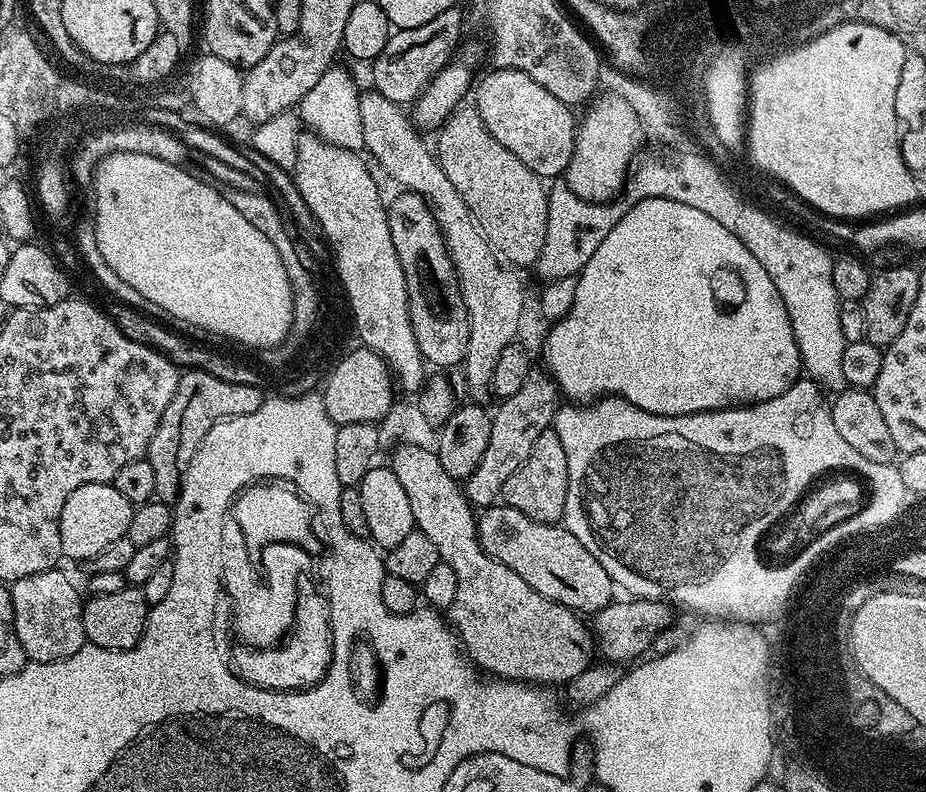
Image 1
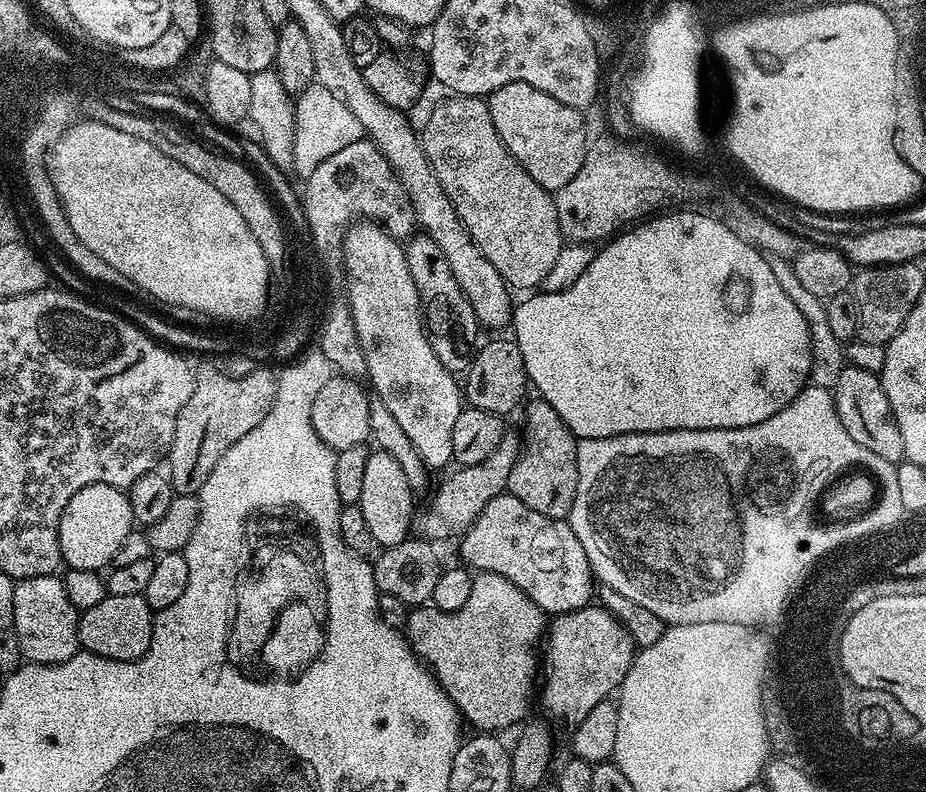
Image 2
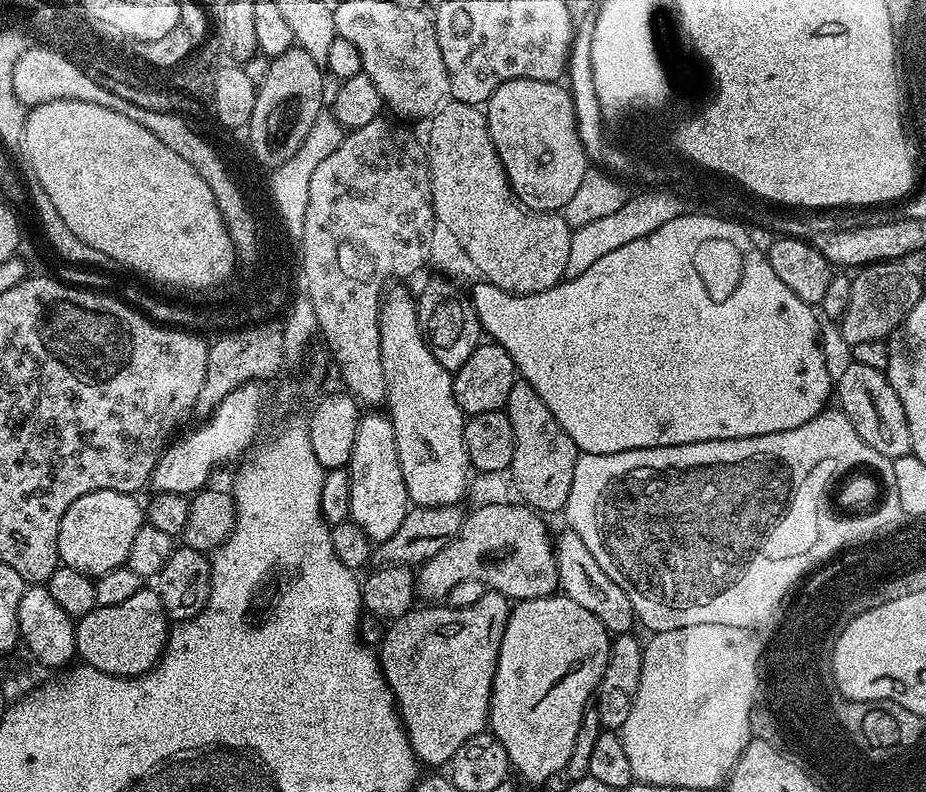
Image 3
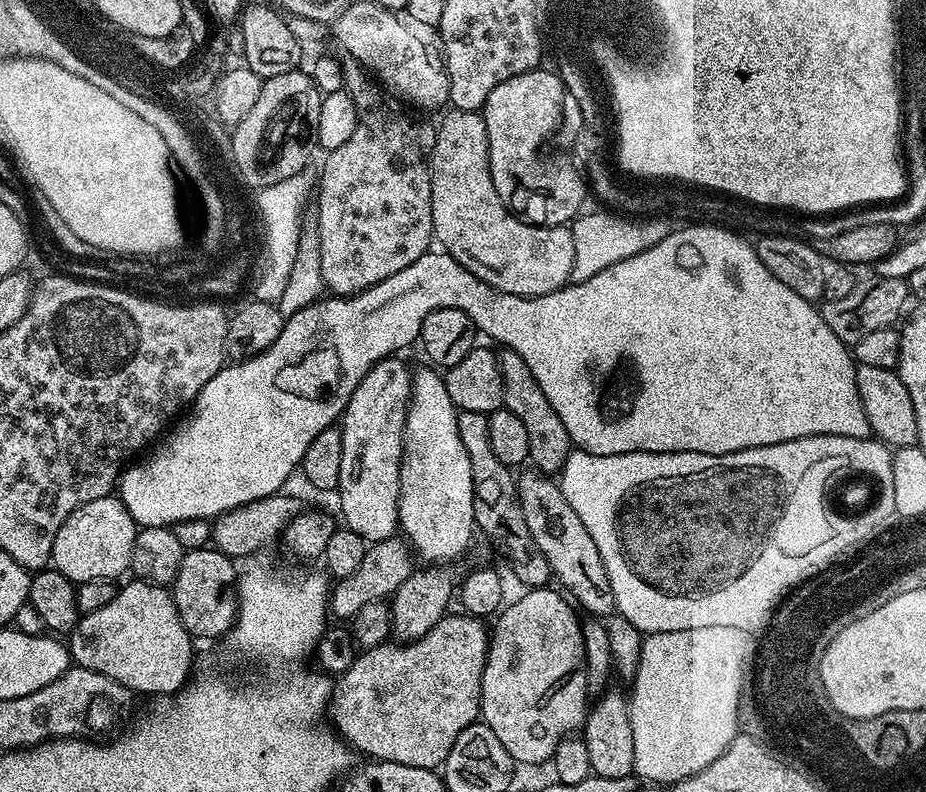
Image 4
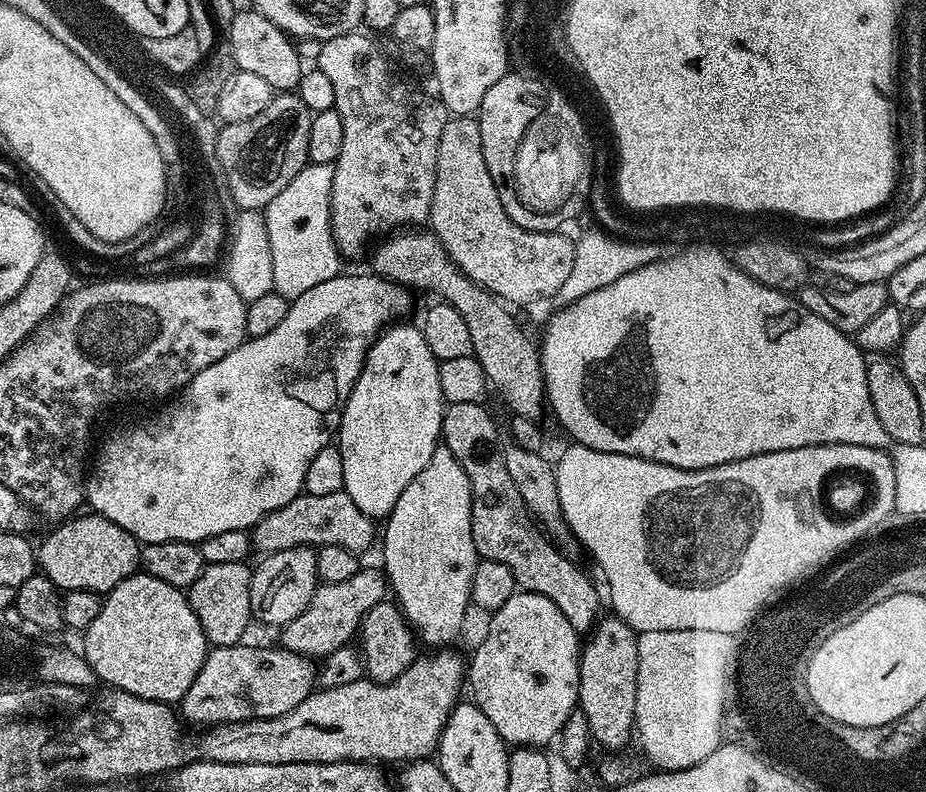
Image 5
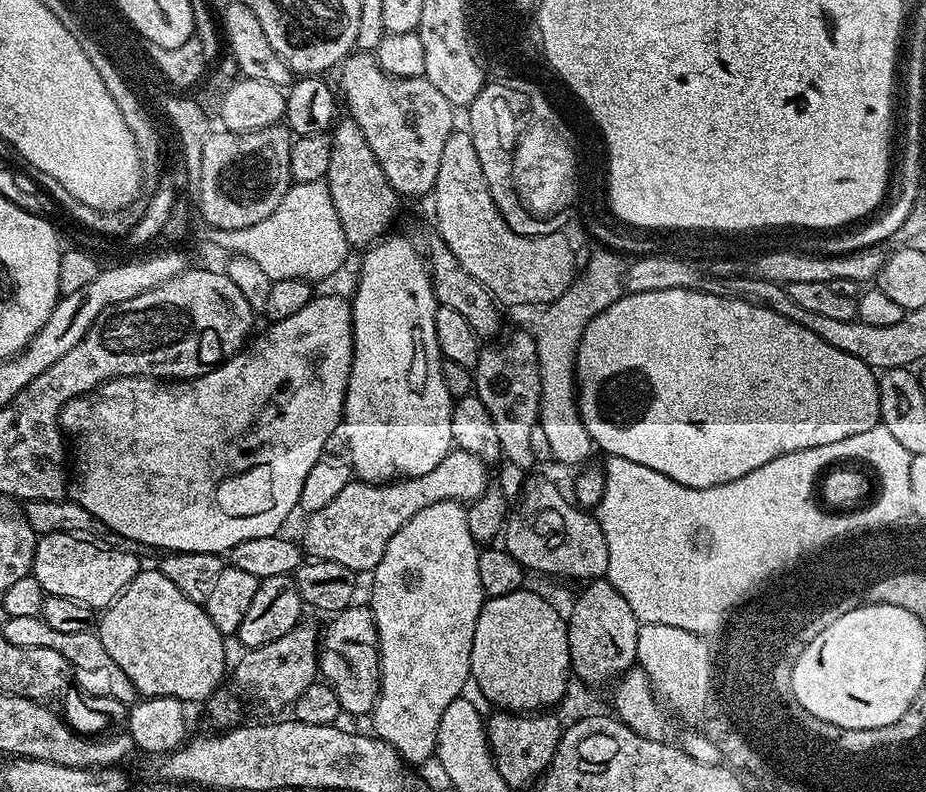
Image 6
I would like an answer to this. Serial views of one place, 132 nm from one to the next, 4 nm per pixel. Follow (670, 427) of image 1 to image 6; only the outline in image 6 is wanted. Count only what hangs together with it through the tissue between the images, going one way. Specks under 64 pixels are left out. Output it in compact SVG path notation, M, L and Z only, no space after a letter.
M810 446L806 450L782 454L770 462L766 462L766 466L758 466L758 470L750 470L750 474L746 474L734 482L726 482L709 488L682 486L678 482L666 478L666 474L658 474L658 470L650 470L650 466L638 466L638 462L630 462L626 458L608 456L605 461L602 464L605 489L602 491L600 504L594 508L594 516L600 521L609 551L609 568L606 578L612 583L614 590L618 590L618 594L622 594L622 598L626 598L630 610L634 610L634 614L641 624L678 626L678 630L712 628L716 625L716 620L724 617L724 608L728 608L728 604L732 604L732 600L740 600L740 592L744 592L744 588L748 588L748 584L756 584L756 580L760 580L760 576L764 576L764 572L772 572L772 568L776 568L776 564L780 564L780 560L788 560L788 556L796 556L796 552L800 552L800 548L808 548L810 538L824 540L832 537L833 534L840 533L841 530L856 528L856 524L878 523L872 514L868 514L868 506L864 506L864 516L856 516L851 511L847 514L826 514L818 508L812 508L812 476L816 476L816 468L820 468L820 464L828 464L828 462L824 462L824 446Z

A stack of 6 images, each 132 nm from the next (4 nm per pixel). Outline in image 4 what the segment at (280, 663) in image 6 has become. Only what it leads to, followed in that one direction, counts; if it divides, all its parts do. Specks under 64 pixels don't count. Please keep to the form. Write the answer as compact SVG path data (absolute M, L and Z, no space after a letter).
M394 535L389 540L377 540L369 543L358 570L354 570L354 574L336 580L331 585L331 615L335 619L336 616L340 619L337 621L348 622L358 614L358 610L362 610L362 606L366 606L366 602L391 598L398 590L398 586L402 586L402 582L406 582L406 578L410 578L410 574L414 570L412 560L414 561L413 549L407 539L401 538L399 535Z

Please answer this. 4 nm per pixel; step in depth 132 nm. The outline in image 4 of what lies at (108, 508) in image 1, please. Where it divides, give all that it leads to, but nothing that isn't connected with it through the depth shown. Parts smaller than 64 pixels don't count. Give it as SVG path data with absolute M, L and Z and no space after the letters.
M115 495L94 498L94 502L86 502L86 506L78 506L78 510L74 510L74 514L70 514L70 518L66 518L66 522L62 522L62 526L54 538L51 567L77 586L99 580L115 581L116 576L122 575L123 572L127 573L131 569L134 538L137 531L138 525L132 521L126 506L119 498Z

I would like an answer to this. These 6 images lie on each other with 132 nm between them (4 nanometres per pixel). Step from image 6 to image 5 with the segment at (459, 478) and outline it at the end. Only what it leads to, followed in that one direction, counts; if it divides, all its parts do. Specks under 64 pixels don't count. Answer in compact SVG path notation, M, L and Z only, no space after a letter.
M344 492L301 494L258 521L250 535L255 551L260 554L309 546L316 550L326 546L342 546L351 552L364 554L375 540L377 543L378 524L372 517L362 514L362 510L354 506L354 498Z

